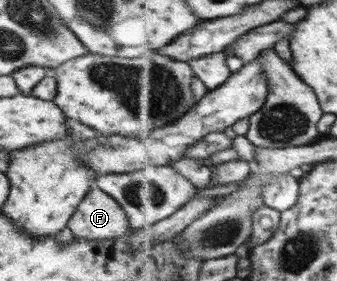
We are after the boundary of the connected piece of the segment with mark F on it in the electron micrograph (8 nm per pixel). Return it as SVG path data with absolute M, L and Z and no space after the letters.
M96 186L88 190L68 220L67 228L76 239L100 241L122 237L131 227L126 213L110 195Z

